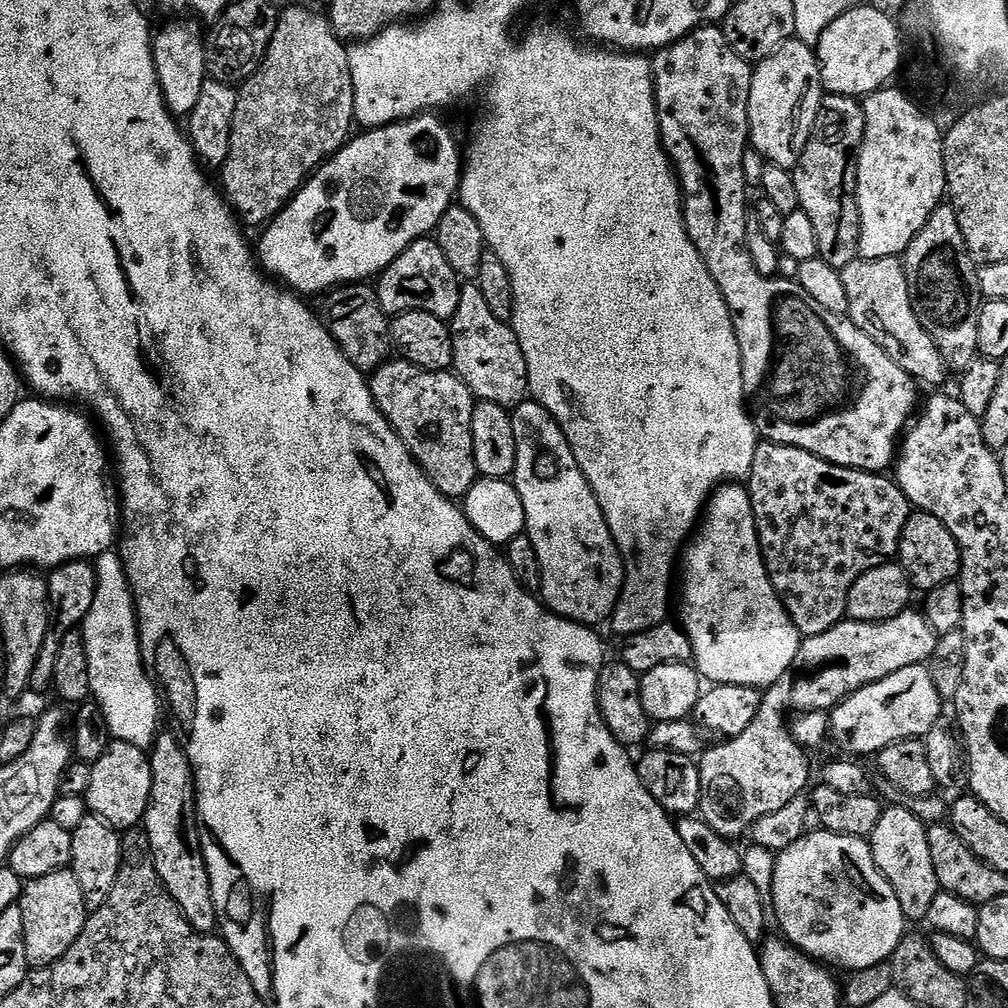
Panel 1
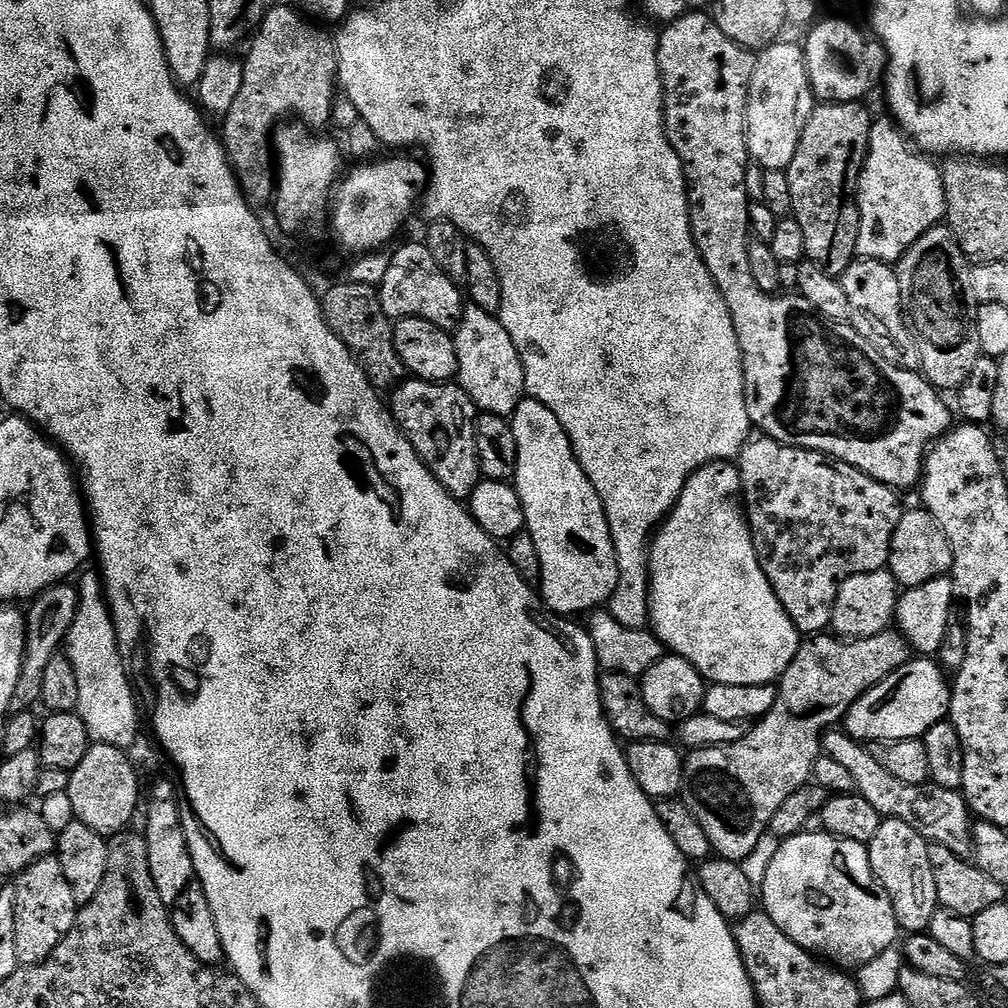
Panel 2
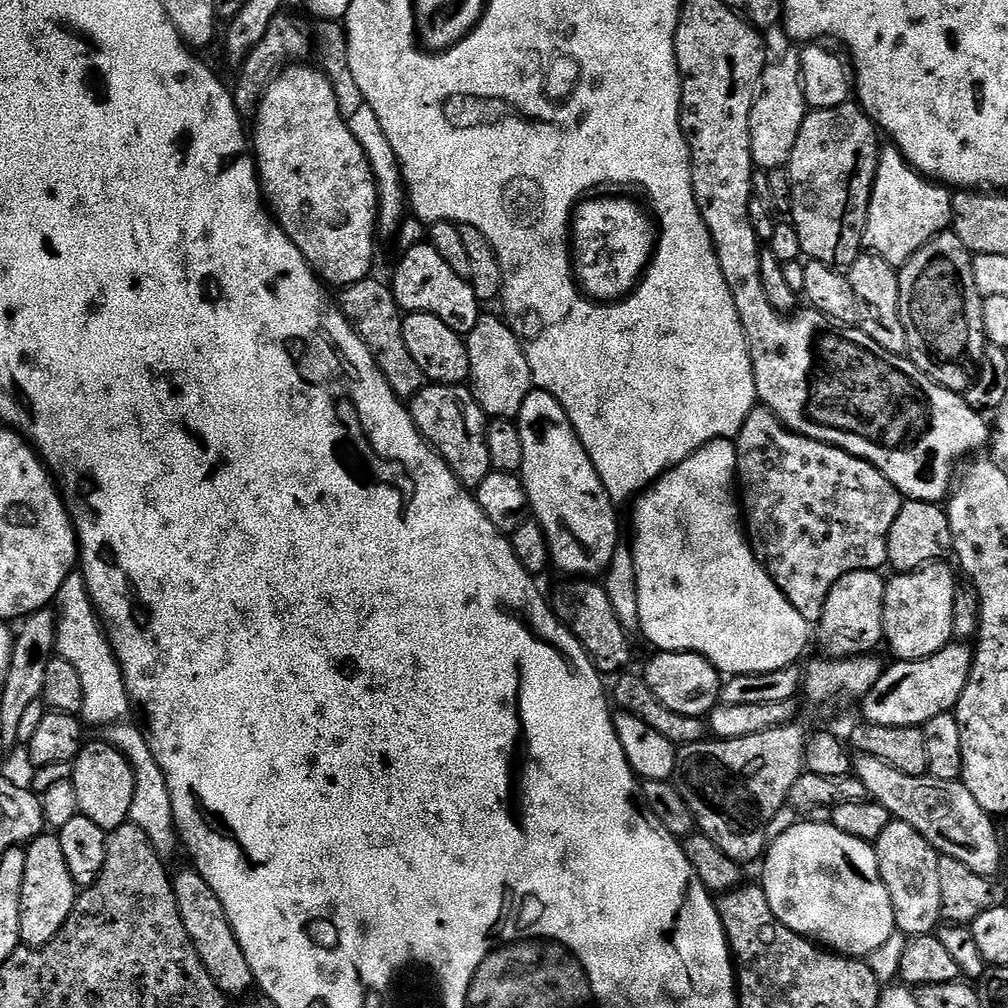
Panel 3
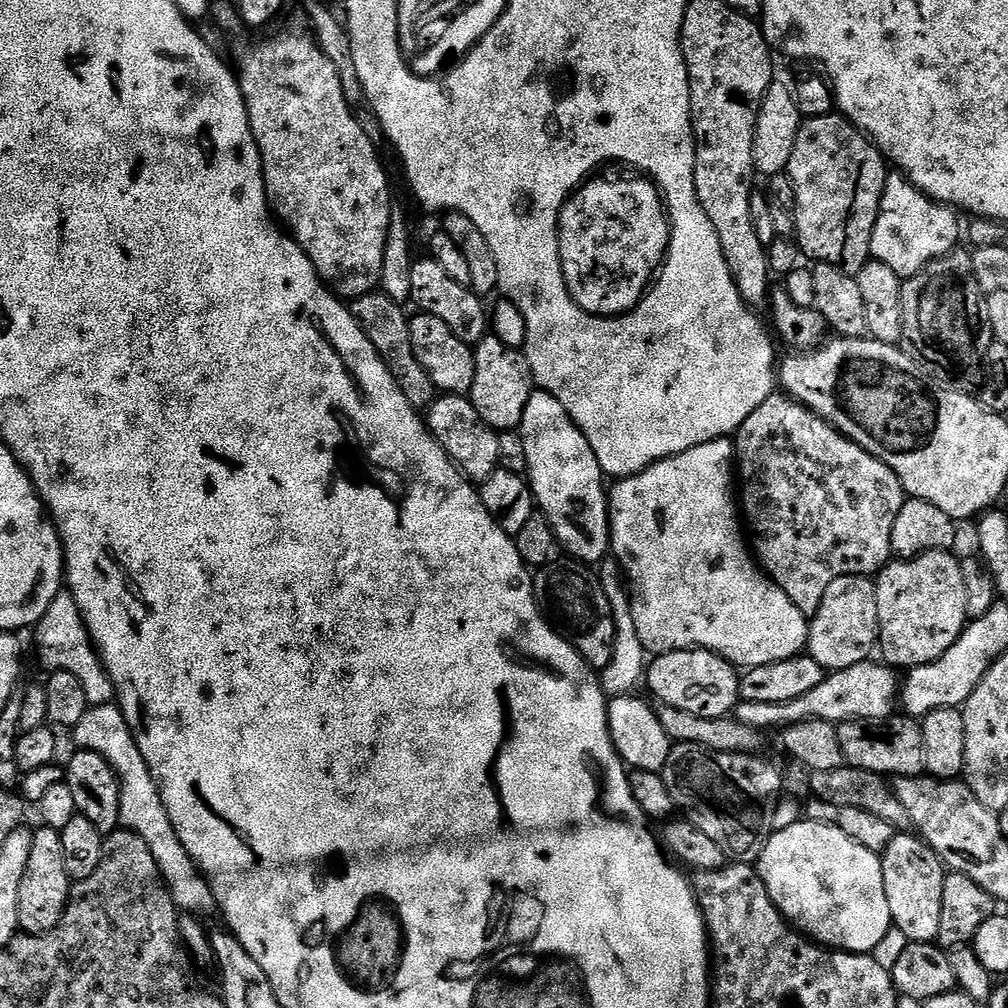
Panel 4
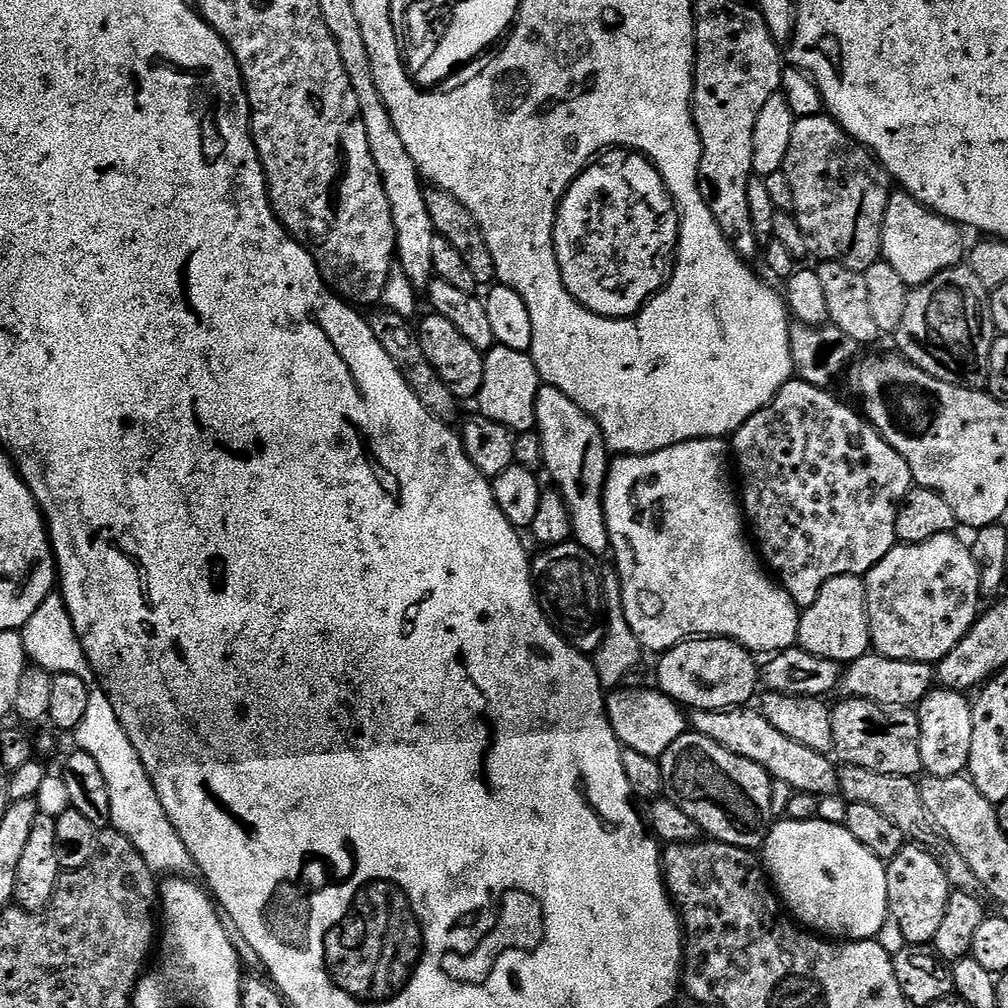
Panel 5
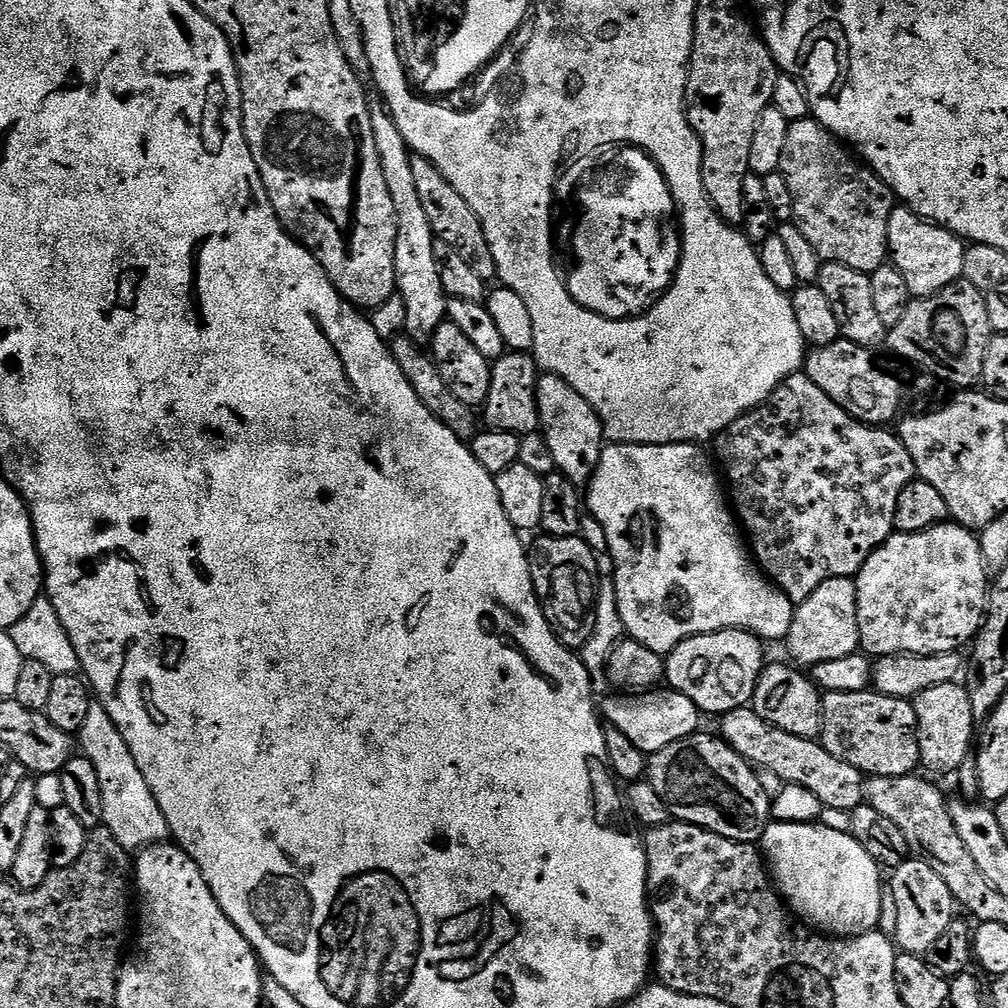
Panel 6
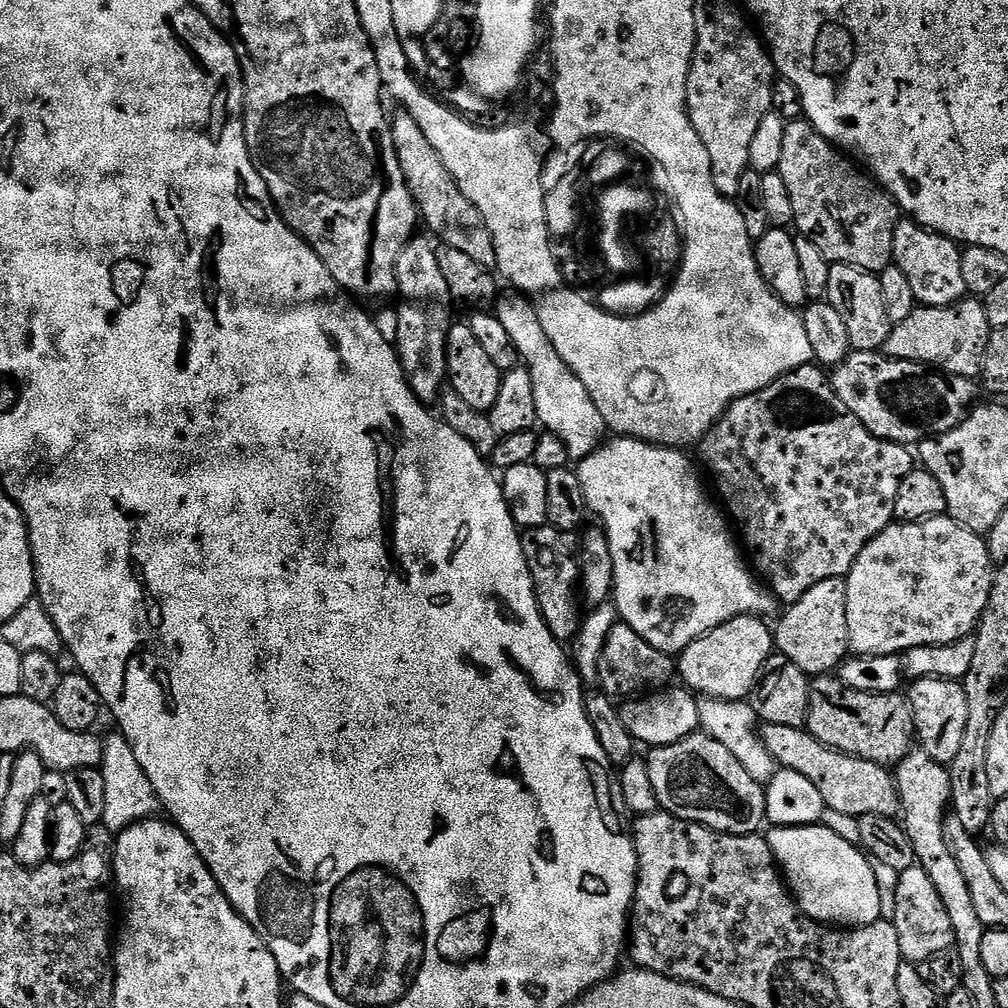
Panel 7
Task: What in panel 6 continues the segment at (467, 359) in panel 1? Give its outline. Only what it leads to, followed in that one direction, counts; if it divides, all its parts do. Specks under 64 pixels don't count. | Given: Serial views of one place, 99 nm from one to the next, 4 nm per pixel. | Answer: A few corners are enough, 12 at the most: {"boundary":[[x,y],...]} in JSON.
{"boundary":[[536,357],[491,361],[482,409],[491,431],[541,431]]}

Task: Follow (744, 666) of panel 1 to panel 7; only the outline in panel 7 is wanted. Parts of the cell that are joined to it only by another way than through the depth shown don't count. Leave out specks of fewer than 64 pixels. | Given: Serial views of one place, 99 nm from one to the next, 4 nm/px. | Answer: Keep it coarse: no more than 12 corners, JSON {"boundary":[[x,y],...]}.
{"boundary":[[674,448],[575,469],[619,619],[669,654],[776,597]]}

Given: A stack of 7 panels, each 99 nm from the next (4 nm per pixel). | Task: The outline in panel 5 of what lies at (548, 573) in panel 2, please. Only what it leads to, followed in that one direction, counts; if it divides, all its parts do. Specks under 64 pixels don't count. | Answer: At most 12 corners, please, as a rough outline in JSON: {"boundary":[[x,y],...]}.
{"boundary":[[541,387],[535,431],[575,543],[609,551],[600,428]]}

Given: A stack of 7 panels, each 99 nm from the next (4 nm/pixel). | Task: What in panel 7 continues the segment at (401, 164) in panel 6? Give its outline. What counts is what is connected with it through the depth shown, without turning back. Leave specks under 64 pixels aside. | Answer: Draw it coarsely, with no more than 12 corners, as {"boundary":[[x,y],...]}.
{"boundary":[[433,241],[396,263],[394,347],[419,400],[448,379],[450,297]]}

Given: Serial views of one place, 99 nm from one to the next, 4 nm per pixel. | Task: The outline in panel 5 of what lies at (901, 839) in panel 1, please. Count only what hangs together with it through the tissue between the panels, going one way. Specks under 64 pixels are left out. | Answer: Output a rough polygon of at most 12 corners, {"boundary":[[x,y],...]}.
{"boundary":[[929,849],[887,861],[888,915],[931,945],[950,885]]}

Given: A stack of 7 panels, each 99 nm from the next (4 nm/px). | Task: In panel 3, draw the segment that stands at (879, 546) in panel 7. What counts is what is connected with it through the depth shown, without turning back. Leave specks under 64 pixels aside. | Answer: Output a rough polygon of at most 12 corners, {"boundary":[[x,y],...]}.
{"boundary":[[947,563],[884,589],[884,640],[897,661],[953,643],[958,583]]}

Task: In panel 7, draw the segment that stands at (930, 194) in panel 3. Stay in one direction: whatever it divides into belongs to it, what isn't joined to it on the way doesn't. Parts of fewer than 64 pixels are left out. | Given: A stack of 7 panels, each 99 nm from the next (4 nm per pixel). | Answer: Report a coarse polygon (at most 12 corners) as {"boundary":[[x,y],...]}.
{"boundary":[[911,218],[894,230],[892,263],[917,305],[969,295],[961,245]]}

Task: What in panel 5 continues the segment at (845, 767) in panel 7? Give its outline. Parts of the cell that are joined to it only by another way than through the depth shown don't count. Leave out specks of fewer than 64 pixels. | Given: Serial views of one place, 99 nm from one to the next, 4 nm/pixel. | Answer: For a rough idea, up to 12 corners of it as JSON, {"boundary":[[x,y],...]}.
{"boundary":[[755,707],[691,713],[691,731],[796,794],[837,795],[837,765]]}

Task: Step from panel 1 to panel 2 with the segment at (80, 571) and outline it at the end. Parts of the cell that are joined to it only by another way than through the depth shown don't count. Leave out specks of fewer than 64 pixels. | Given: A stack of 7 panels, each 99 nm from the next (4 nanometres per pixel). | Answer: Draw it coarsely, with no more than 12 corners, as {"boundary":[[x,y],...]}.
{"boundary":[[75,583],[51,584],[31,601],[28,641],[13,709],[42,701],[46,665],[68,639]]}

